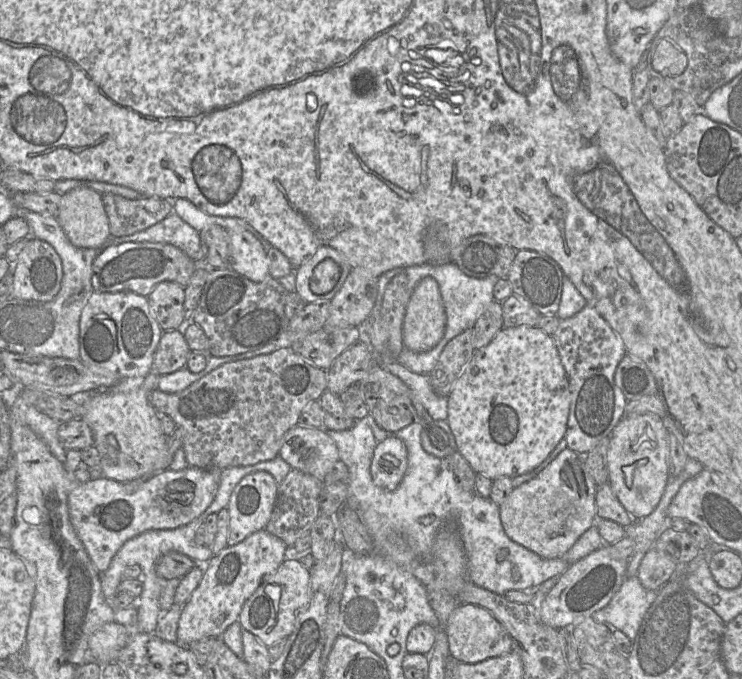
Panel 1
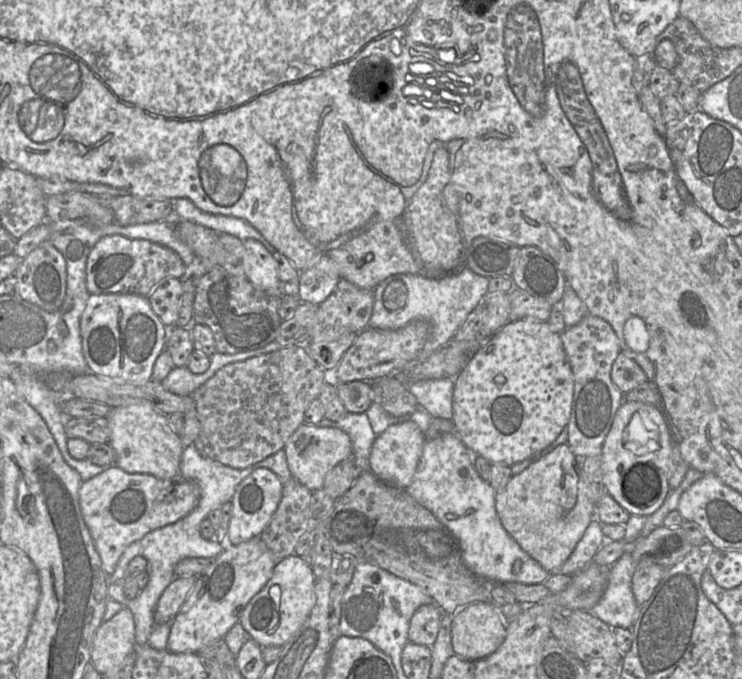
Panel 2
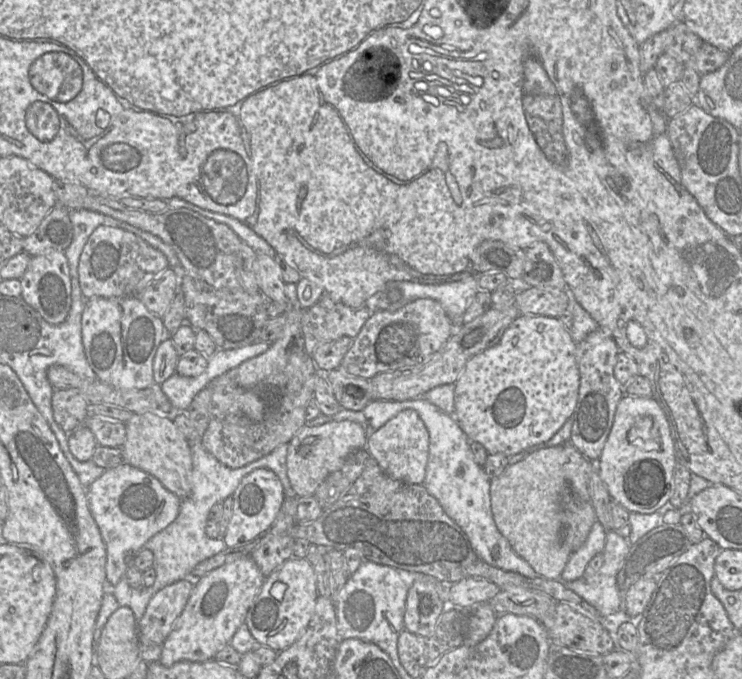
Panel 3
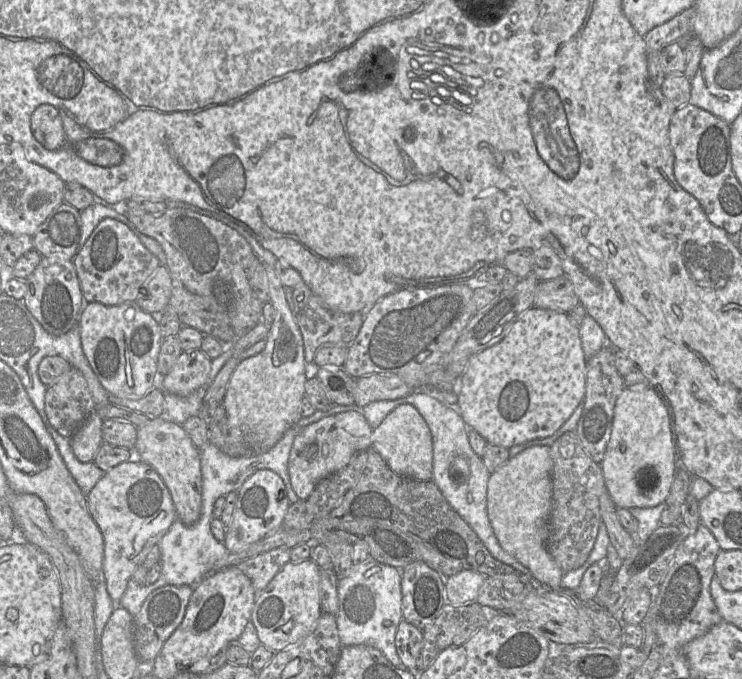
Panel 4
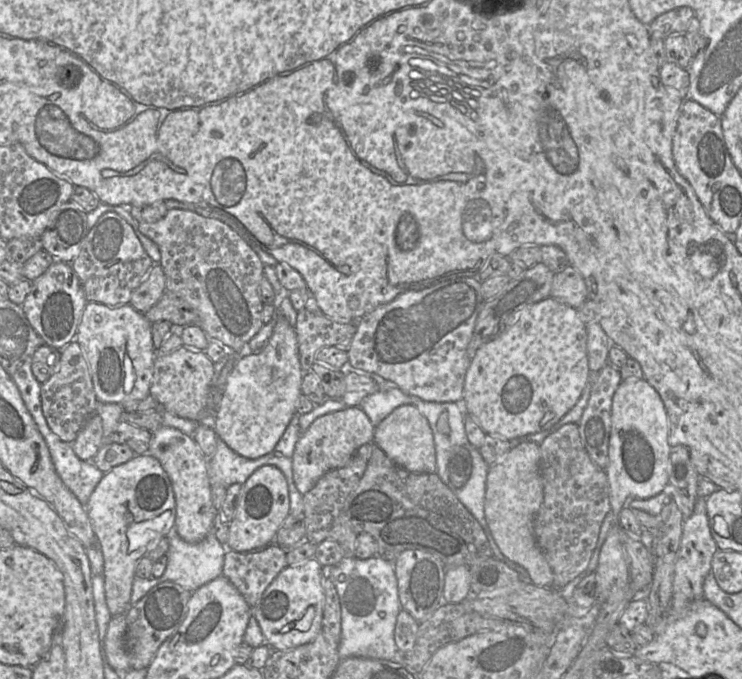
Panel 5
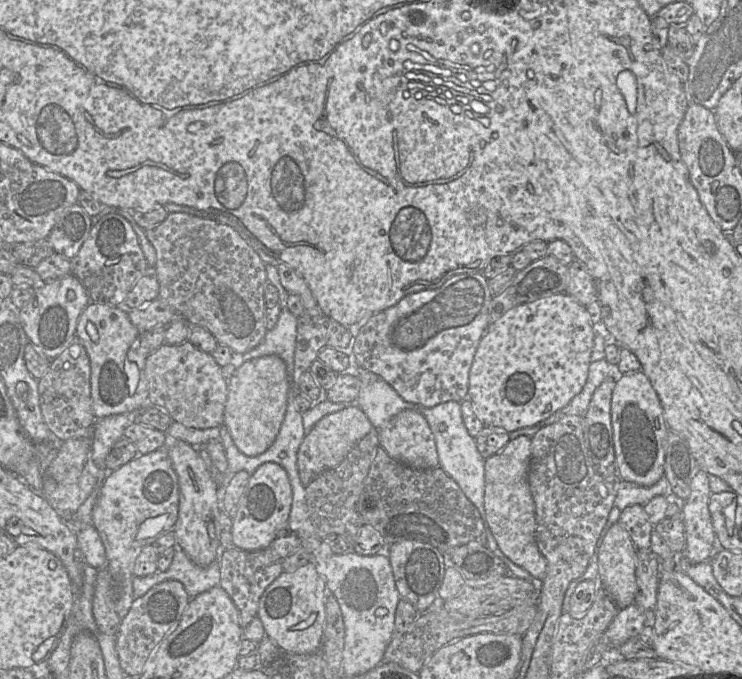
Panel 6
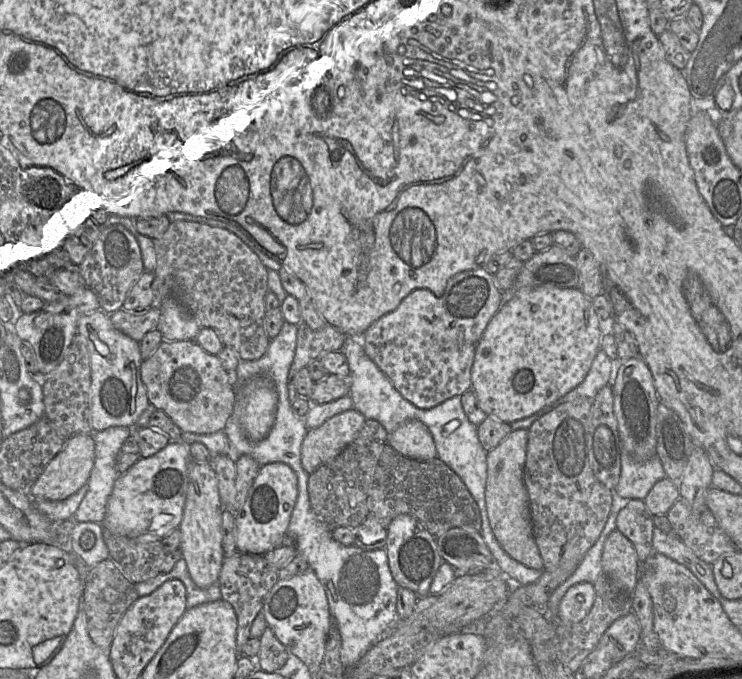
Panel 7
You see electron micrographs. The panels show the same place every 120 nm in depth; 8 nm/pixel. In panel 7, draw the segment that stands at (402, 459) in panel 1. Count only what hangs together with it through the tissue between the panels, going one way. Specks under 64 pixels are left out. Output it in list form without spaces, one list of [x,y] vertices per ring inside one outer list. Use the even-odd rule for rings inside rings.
[[[410,420],[388,434],[388,444],[403,456],[430,460],[437,457],[434,439],[427,426],[418,420]]]

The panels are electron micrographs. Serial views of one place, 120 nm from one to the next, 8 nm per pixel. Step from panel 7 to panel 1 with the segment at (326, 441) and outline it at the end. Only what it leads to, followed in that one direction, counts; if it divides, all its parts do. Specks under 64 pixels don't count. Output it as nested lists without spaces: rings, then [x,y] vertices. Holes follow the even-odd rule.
[[[296,425],[284,436],[279,456],[292,469],[312,475],[323,481],[333,465],[340,460],[337,446],[333,439],[325,432],[327,428],[304,427]]]

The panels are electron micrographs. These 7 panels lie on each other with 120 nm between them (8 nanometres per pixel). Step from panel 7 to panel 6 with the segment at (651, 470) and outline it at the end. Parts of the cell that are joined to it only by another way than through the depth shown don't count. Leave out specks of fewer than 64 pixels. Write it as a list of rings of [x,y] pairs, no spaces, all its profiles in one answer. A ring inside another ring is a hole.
[[[664,475],[650,486],[641,486],[632,482],[617,480],[614,506],[622,511],[630,505],[645,505],[655,496],[667,496],[669,492],[670,485]]]

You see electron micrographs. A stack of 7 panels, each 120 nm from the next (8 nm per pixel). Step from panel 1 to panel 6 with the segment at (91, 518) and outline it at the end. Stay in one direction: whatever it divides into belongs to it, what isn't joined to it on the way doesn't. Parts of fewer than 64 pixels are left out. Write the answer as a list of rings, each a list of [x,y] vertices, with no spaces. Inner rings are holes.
[[[166,447],[149,454],[138,454],[133,460],[109,471],[100,487],[91,524],[98,531],[105,547],[107,564],[120,586],[116,611],[122,620],[135,599],[133,569],[142,549],[153,545],[160,537],[173,532],[179,512],[179,482]]]

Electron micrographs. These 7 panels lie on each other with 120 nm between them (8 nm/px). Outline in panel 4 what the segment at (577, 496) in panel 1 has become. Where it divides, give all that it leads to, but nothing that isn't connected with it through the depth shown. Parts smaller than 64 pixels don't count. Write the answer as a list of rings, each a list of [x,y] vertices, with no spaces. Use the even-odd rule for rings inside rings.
[[[531,446],[509,458],[489,476],[487,514],[501,547],[527,567],[536,580],[549,587],[559,587],[564,572],[546,548],[552,471],[550,446]]]

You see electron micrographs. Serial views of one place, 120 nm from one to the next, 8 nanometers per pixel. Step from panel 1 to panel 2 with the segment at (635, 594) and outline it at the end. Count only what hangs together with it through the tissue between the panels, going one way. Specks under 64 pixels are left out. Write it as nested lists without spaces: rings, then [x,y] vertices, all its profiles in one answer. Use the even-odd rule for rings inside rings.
[[[629,548],[608,568],[607,587],[598,603],[588,612],[612,628],[630,629],[638,618],[639,606],[632,592],[632,577],[636,570]]]

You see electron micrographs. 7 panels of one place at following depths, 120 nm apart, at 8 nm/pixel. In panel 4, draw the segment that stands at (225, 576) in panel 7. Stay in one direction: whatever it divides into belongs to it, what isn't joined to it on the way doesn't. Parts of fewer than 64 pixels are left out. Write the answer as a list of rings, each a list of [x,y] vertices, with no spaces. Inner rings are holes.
[[[278,547],[249,558],[236,567],[250,580],[257,593],[262,592],[273,577],[290,561],[290,549]]]

